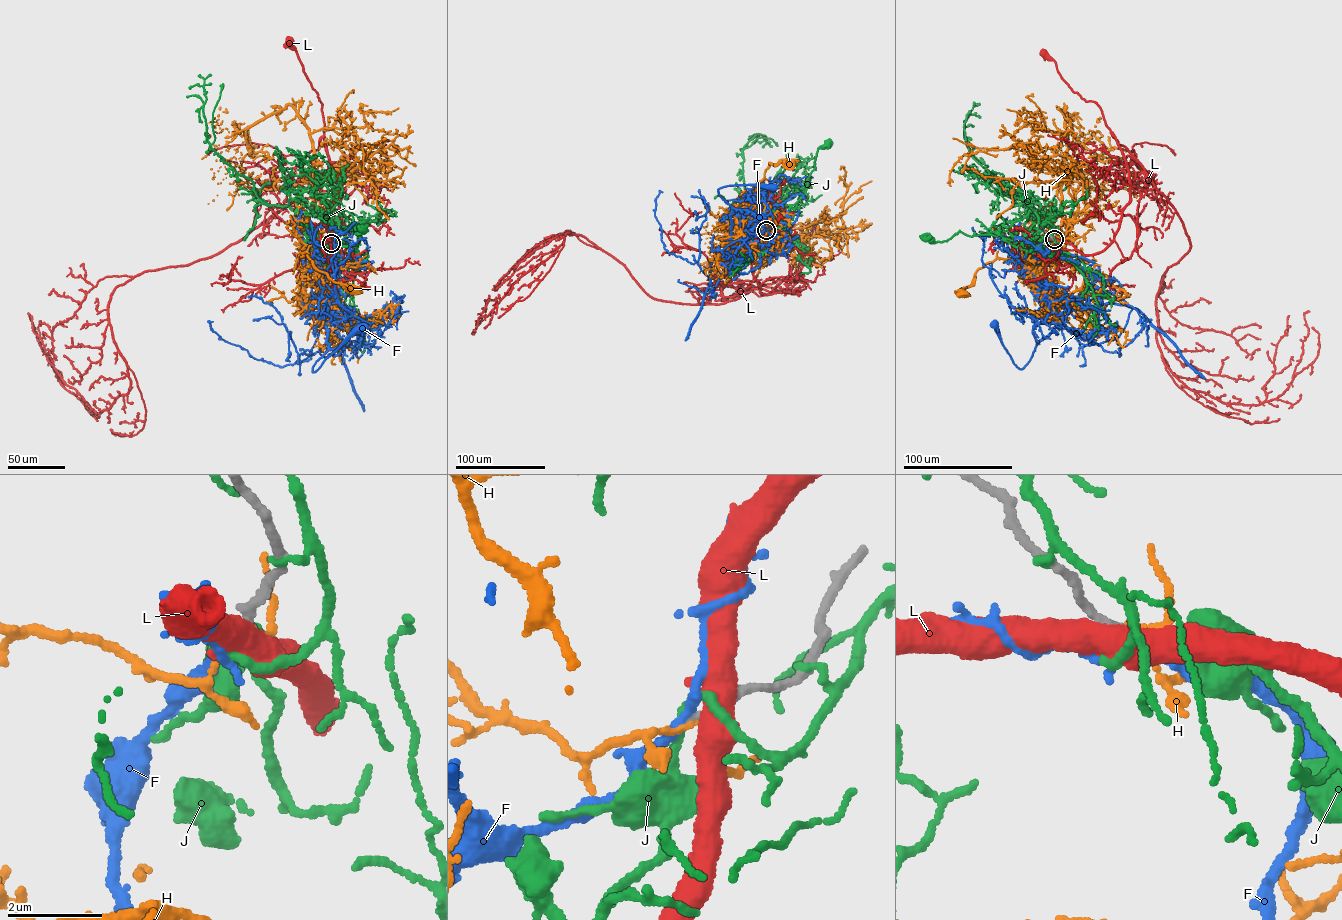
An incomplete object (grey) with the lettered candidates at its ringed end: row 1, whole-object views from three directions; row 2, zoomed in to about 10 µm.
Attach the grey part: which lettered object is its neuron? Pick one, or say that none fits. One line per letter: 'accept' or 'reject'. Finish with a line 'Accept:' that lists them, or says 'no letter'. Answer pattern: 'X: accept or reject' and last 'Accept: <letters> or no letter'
F: accept
H: reject
J: reject
L: reject
Accept: F

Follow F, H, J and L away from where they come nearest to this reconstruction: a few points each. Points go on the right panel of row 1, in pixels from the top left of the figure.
F: (1053, 239), (1057, 244), (1051, 258), (1072, 254), (1097, 265), (1086, 293), (1022, 369), (994, 324)
H: (1053, 239), (1060, 241), (1047, 246), (1035, 262), (997, 258), (989, 262), (977, 270), (962, 294)
J: (1053, 239), (1050, 235), (1038, 236), (1019, 246), (991, 234), (958, 232), (935, 242), (923, 237)
L: (1053, 239), (1086, 255), (1103, 251), (1129, 201), (1130, 181), (1100, 107), (1074, 92), (1044, 53)

